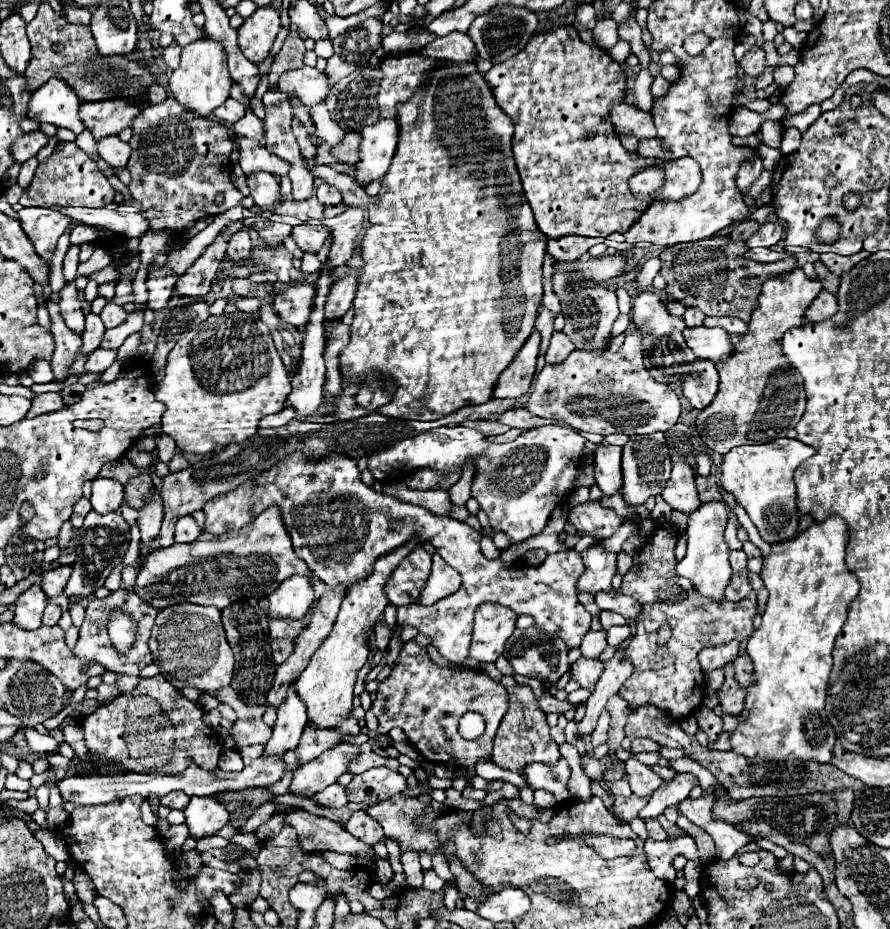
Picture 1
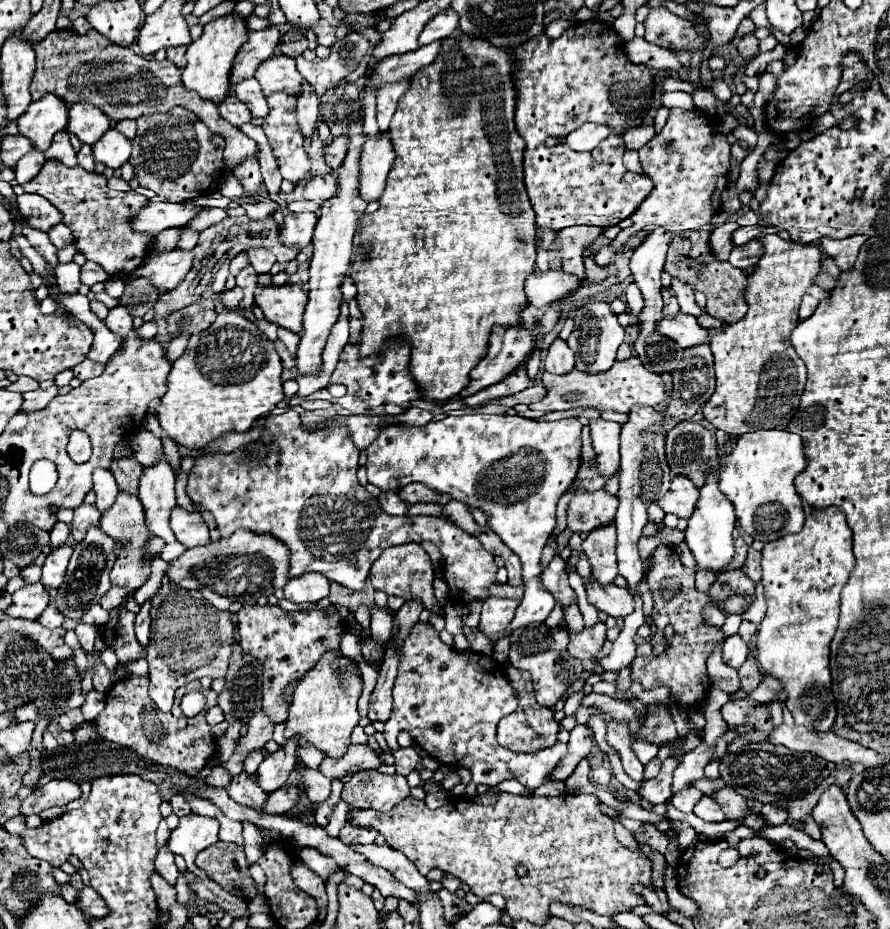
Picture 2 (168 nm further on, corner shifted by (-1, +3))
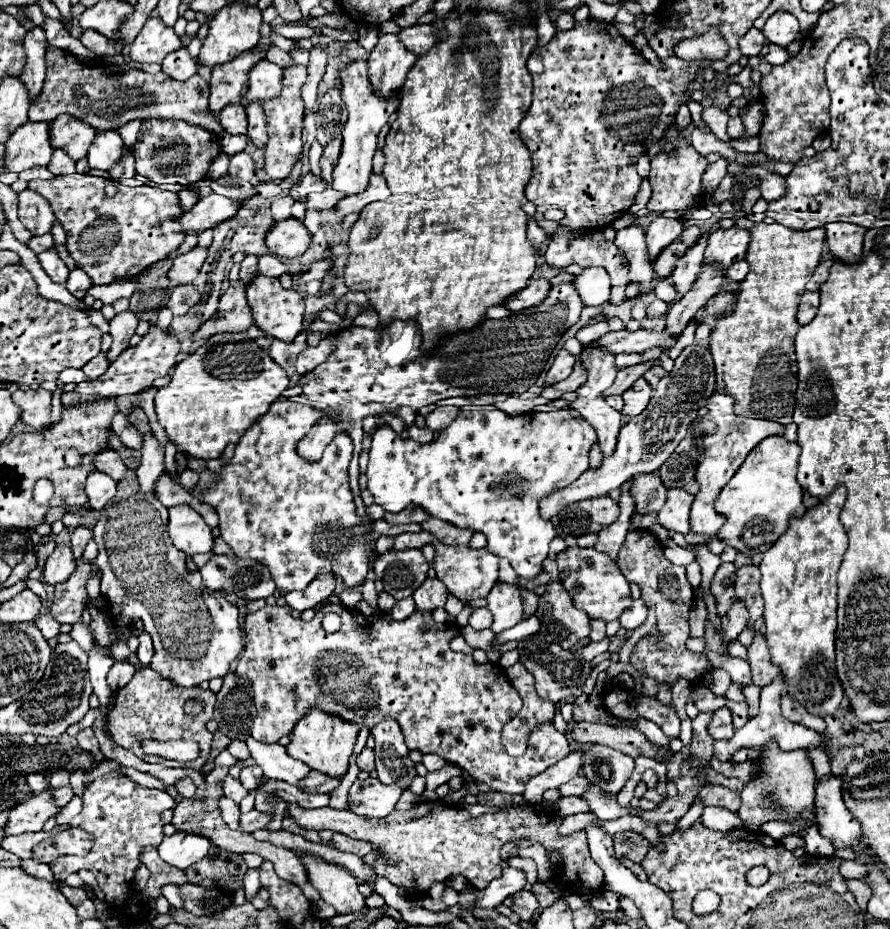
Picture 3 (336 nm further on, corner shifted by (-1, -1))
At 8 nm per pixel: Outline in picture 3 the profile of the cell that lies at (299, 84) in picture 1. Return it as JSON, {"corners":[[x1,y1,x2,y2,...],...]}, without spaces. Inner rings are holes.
{"corners":[[261,59,249,73,249,91,243,99,243,105,255,99,273,99,281,93,281,67,267,59]]}

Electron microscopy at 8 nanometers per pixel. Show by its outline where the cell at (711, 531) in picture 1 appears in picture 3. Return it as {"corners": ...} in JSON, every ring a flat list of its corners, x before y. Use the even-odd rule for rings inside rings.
{"corners":[[713,395,707,403,709,413,705,417,697,417,699,425,695,429,695,433,701,435,699,439,699,449,701,449,701,457,699,457,699,465,697,465,697,473,695,479,699,483,699,493,695,495,693,507,691,507,691,531,705,535,705,537,717,537,721,525,725,525,725,517,721,517,721,513,715,511,715,499,719,497,721,489,729,483,729,479,735,475,735,471,739,469,739,465,745,461,745,457,749,455,749,451,765,437,769,435,781,435,783,433,783,425,767,421,767,419,741,419,733,413,733,399,729,395]]}

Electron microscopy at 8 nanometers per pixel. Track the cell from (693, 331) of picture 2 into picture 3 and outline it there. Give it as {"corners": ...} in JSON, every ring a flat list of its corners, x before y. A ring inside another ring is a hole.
{"corners":[[637,329,637,331,611,331,597,339,605,349,611,353,645,353,653,347,663,347,665,351,673,349,679,337,669,337,669,333,663,331,649,331,649,329]]}

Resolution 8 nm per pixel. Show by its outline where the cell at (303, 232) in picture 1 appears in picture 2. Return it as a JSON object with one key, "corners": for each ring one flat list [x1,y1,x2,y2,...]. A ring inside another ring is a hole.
{"corners":[[289,213,279,229,279,241,287,247,307,247,313,237,313,225,317,225,315,213]]}

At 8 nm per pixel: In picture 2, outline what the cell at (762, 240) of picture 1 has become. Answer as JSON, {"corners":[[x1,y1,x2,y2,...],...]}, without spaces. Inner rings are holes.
{"corners":[[753,225,753,227,739,227,739,229,735,229,733,231,733,235,731,235,731,241,733,241,733,245,745,245,745,243,749,243,751,239,755,239,757,237,757,233,765,233,765,227,763,225]]}

